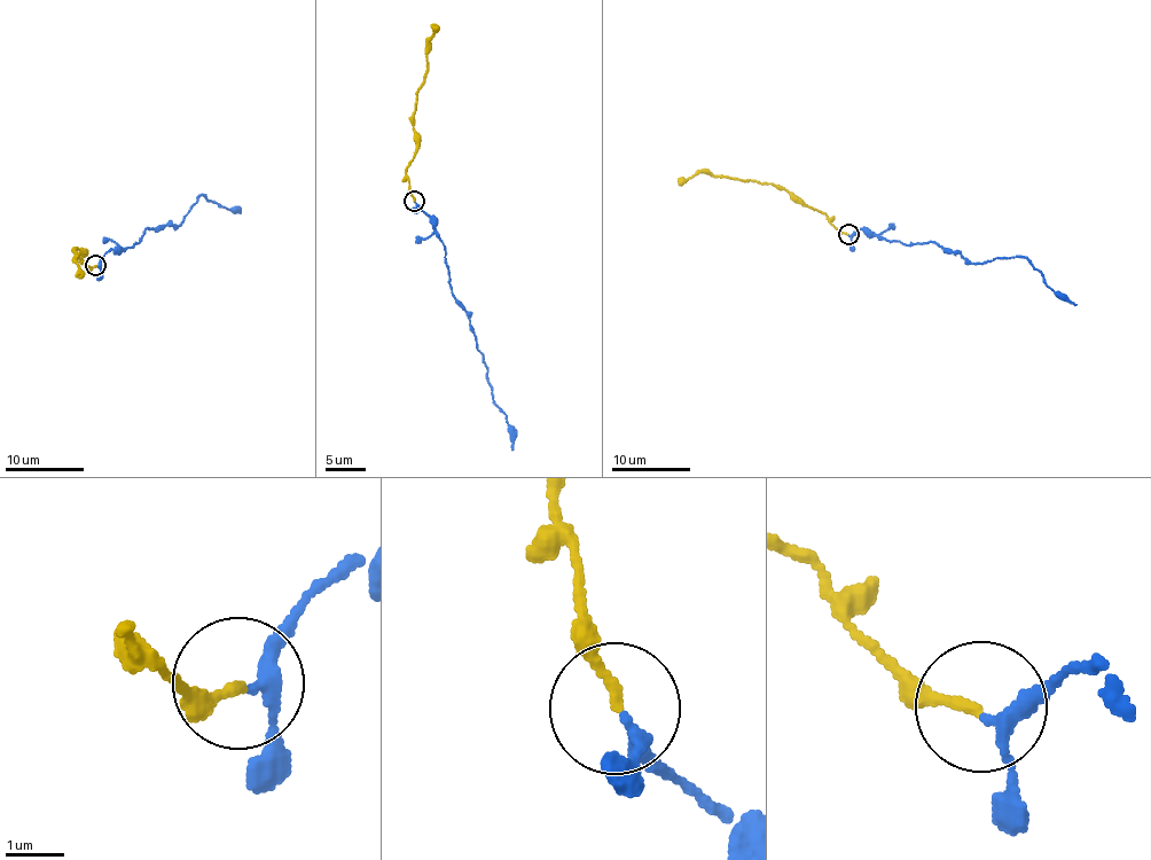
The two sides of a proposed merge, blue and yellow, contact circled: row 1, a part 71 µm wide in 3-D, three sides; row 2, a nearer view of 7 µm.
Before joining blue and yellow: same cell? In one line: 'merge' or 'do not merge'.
merge

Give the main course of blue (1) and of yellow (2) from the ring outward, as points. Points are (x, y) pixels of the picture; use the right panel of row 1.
1: (847, 235), (864, 231), (906, 245), (934, 242), (975, 264), (1026, 257), (1048, 286), (1077, 304)
2: (847, 233), (838, 232), (825, 216), (773, 185), (695, 172), (678, 184)

